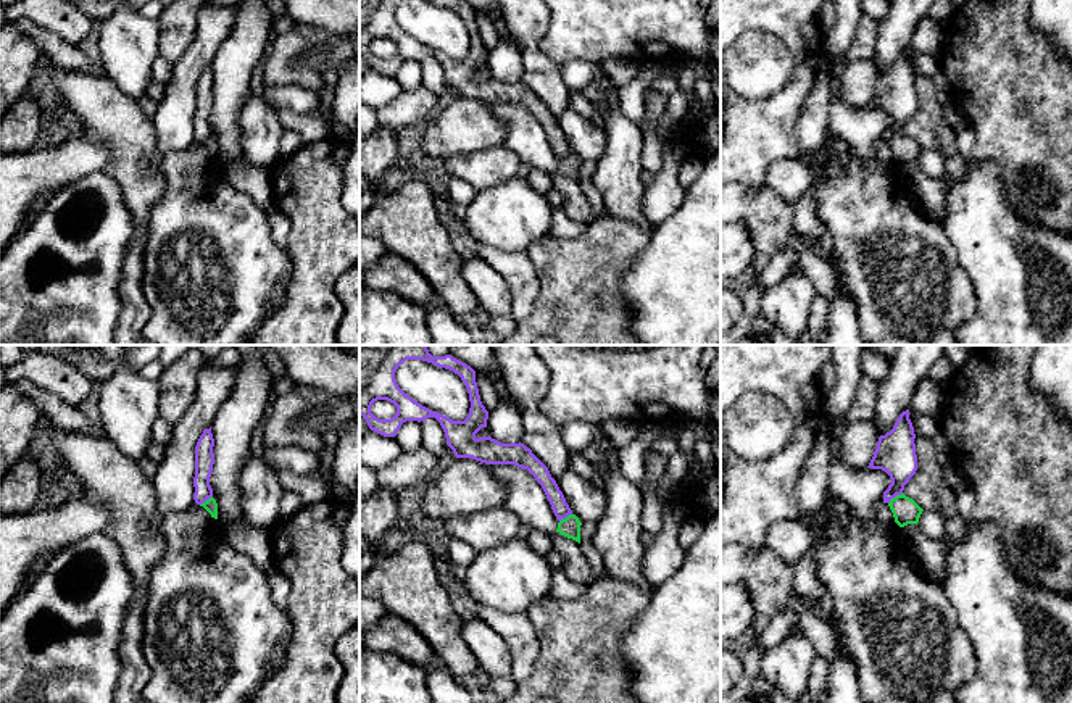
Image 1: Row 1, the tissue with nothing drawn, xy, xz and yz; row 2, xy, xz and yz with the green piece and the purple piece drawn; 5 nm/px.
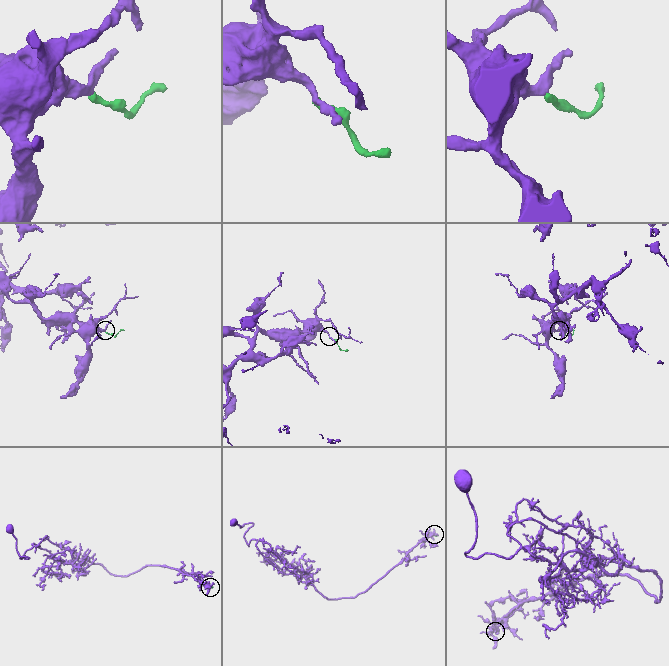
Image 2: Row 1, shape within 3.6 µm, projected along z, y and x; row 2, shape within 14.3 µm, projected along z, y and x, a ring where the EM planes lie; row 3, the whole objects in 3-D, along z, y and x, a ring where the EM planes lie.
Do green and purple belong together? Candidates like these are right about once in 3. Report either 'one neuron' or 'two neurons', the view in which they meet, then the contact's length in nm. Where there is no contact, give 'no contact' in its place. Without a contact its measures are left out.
two neurons | yz | 90 nm

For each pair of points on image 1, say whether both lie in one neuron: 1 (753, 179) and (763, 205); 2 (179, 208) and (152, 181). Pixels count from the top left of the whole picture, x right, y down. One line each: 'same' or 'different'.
1: different
2: different

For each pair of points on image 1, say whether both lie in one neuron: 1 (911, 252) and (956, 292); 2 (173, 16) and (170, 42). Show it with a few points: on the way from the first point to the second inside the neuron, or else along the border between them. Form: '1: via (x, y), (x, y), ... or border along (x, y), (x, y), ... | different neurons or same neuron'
1: via (921, 263), (945, 287) | same neuron
2: via (173, 23), (173, 36) | same neuron

